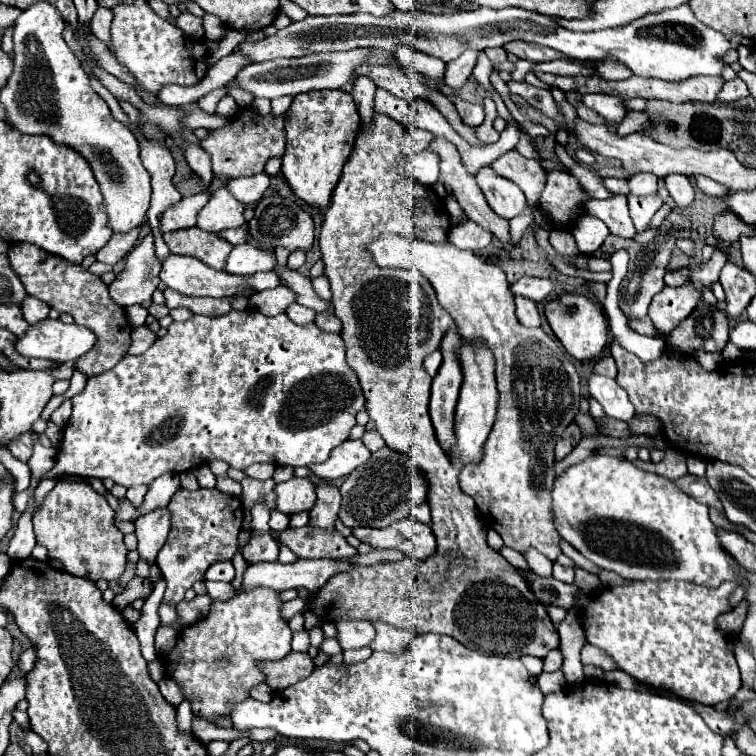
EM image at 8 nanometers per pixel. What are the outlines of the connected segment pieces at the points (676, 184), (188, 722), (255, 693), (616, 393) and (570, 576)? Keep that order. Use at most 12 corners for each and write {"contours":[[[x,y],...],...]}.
{"contours":[[[668,175],[664,179],[678,207],[688,207],[694,189],[688,177]],[[192,701],[178,705],[180,731],[192,733]],[[265,682],[253,688],[254,699],[269,703],[273,692]],[[590,375],[590,395],[608,417],[636,415],[626,391],[614,379]],[[554,565],[554,579],[572,583],[574,569]]]}

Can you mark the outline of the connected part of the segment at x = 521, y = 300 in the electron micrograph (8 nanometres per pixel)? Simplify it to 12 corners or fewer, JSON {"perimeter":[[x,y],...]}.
{"perimeter":[[516,297],[516,313],[522,325],[540,327],[538,305]]}

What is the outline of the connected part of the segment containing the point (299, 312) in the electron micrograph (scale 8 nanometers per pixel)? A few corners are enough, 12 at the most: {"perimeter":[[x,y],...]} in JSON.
{"perimeter":[[298,303],[290,305],[290,319],[296,325],[314,323],[316,313]]}

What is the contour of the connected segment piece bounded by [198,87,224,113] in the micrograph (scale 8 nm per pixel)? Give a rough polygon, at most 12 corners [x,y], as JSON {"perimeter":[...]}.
{"perimeter":[[222,87],[210,91],[198,101],[204,113],[214,113],[224,97]]}

